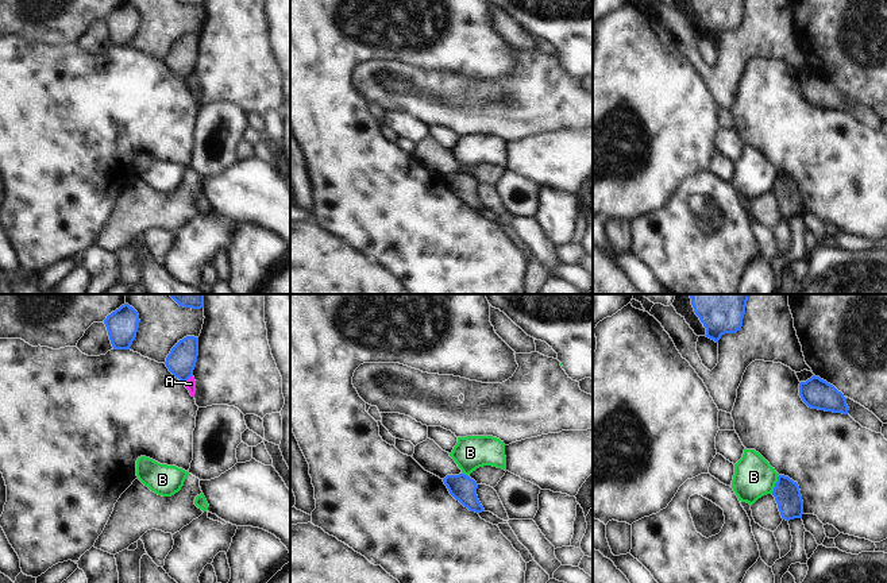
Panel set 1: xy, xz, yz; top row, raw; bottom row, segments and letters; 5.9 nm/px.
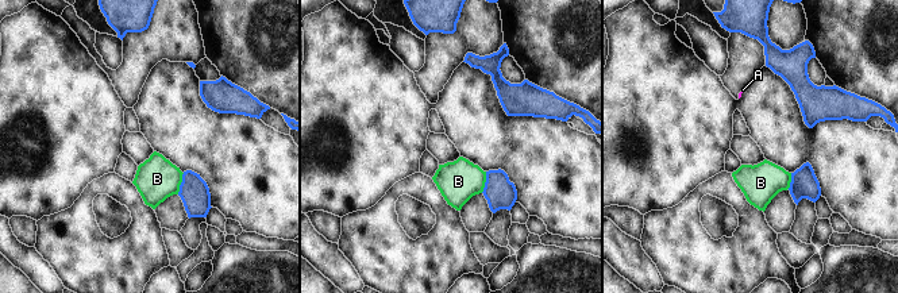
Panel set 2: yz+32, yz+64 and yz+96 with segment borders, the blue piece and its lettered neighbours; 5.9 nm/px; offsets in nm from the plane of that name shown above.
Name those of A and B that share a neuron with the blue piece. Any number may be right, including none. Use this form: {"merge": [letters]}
{"merge": []}

